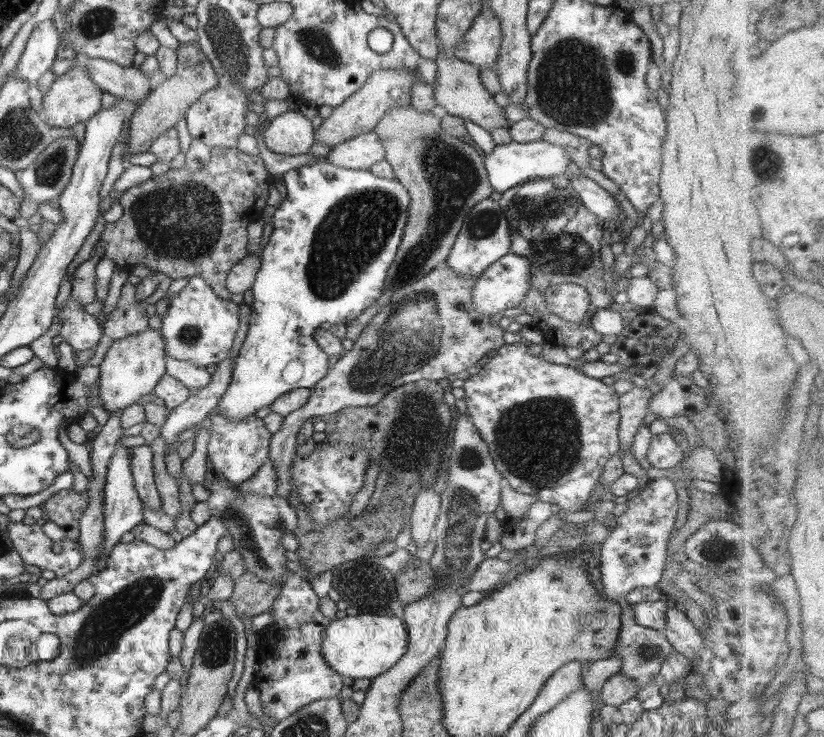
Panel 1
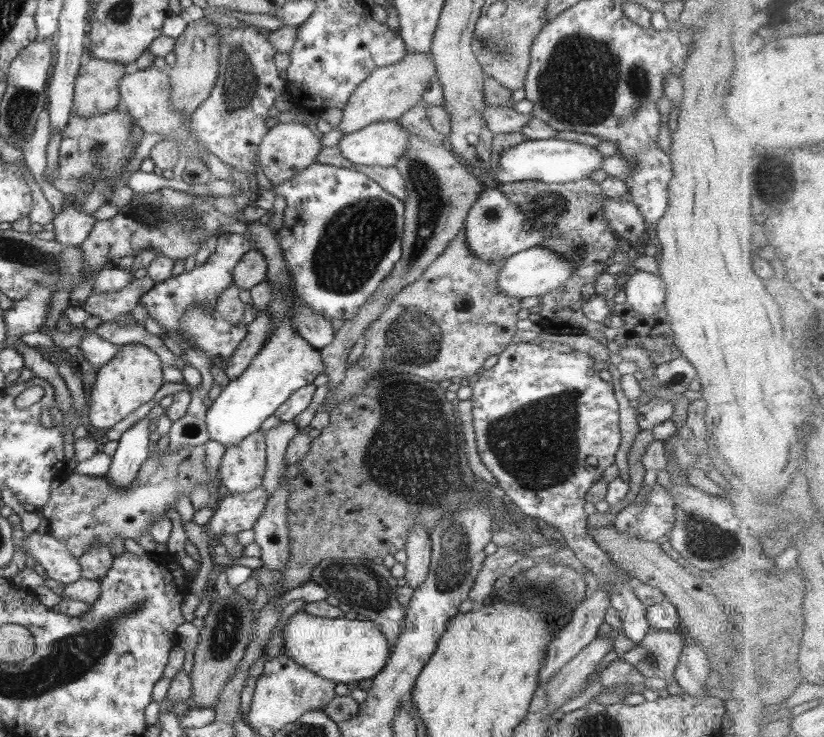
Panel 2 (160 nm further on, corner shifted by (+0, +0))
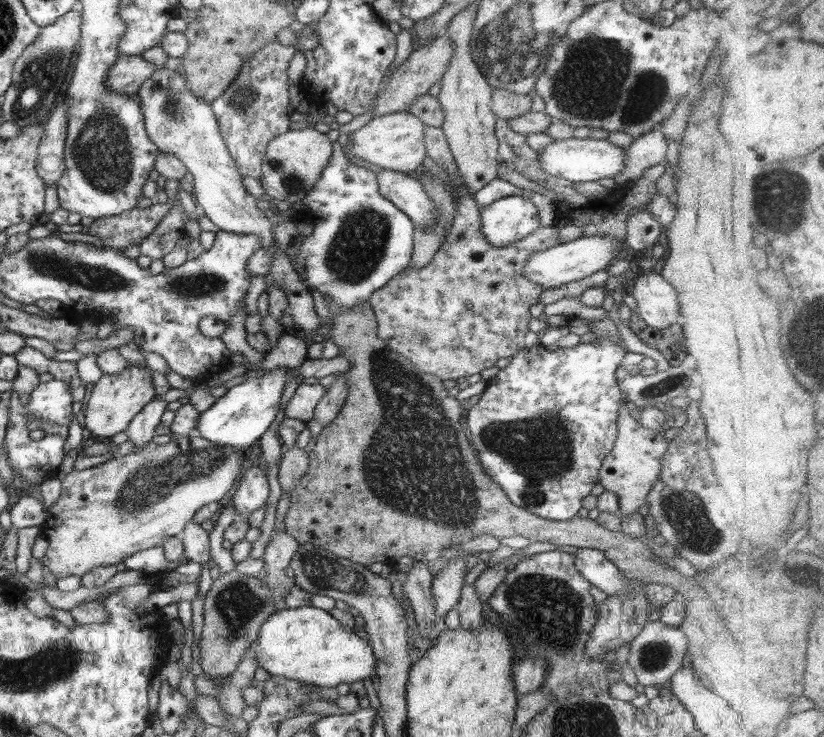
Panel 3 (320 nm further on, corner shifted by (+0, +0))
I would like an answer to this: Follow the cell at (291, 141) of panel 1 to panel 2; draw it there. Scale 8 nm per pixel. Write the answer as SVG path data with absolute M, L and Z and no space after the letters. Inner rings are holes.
M279 122L278 125L270 128L258 148L257 160L260 161L260 166L262 166L262 174L270 180L270 184L273 185L271 191L276 194L274 186L294 178L305 168L314 165L323 146L320 138L307 125Z

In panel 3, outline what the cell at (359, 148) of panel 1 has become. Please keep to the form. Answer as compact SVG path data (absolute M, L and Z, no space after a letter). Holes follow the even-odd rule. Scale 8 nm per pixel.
M409 110L373 117L364 127L350 133L350 154L372 165L396 172L414 172L429 163L424 144L425 124Z

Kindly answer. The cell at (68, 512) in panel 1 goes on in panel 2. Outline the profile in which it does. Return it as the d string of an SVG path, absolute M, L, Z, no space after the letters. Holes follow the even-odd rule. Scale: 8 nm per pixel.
M205 444L186 445L177 449L168 447L164 450L156 446L152 456L147 457L138 469L128 490L116 490L108 480L106 475L65 474L60 486L51 491L48 503L42 506L42 516L50 523L50 535L64 542L68 553L76 558L82 557L98 542L110 548L110 542L116 537L124 541L137 541L156 519L166 517L168 509L174 509L174 503L182 493L189 497L196 485L208 484Z

